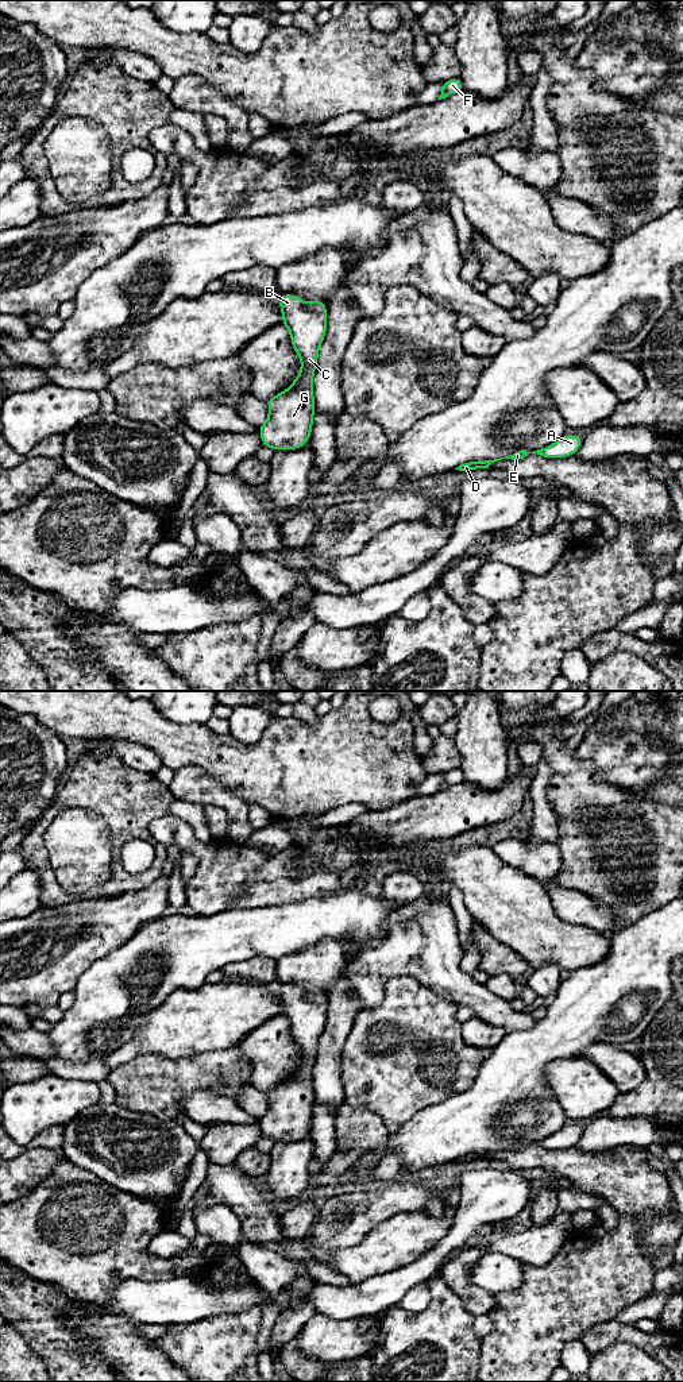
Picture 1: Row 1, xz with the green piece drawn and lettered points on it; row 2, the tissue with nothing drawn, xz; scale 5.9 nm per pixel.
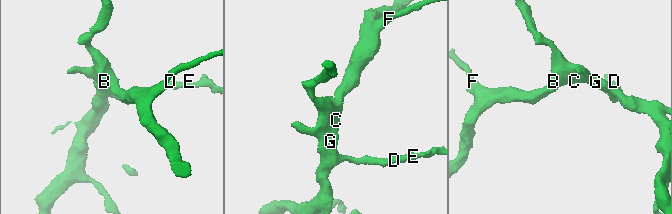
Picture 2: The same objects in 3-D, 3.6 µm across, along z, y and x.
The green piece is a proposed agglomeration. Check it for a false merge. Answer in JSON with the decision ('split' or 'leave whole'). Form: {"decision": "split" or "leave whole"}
{"decision": "leave whole"}

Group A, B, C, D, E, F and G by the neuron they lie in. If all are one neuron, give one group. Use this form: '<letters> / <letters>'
A B C D E F G

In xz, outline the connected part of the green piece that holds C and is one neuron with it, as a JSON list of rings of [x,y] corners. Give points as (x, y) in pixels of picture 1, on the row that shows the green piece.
[[[282,293],[278,305],[293,350],[301,359],[301,370],[286,390],[266,401],[269,417],[259,425],[259,436],[262,445],[270,447],[274,452],[300,449],[310,439],[316,412],[313,377],[319,348],[327,333],[324,301],[313,300],[305,304],[297,296]]]

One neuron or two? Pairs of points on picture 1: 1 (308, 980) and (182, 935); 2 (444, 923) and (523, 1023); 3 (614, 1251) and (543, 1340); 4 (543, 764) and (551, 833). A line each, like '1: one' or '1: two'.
1: two
2: one
3: one
4: one

